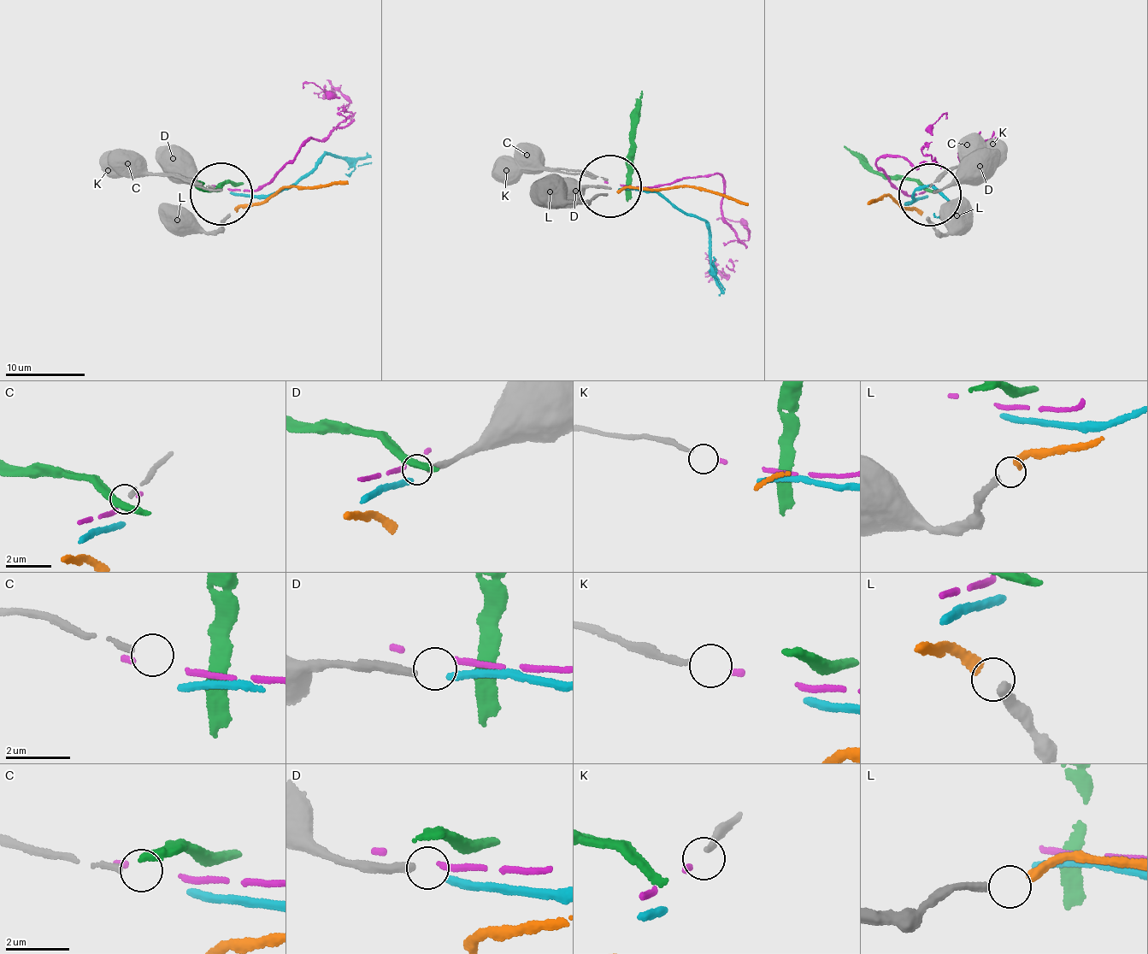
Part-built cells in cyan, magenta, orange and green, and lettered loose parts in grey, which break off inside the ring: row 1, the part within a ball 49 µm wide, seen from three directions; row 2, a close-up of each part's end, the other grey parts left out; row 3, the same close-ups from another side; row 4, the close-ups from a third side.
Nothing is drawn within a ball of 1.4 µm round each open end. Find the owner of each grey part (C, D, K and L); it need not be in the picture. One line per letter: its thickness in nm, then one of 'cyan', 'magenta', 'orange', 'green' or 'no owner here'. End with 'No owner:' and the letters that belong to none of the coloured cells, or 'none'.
C: calibre 190 nm; no owner here
D: calibre 280 nm; cyan
K: calibre 180 nm; magenta
L: calibre 280 nm; orange
No owner: C

